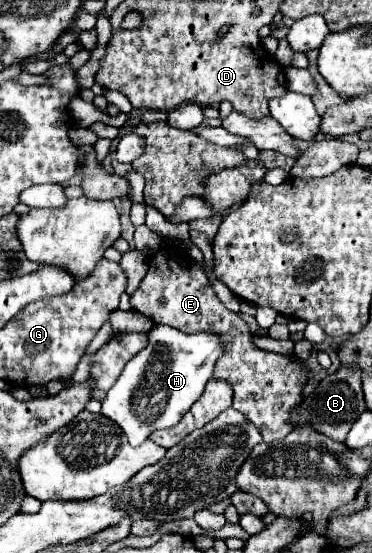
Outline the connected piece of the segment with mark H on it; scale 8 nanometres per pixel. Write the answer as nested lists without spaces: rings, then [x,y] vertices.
[[[154,325],[148,333],[148,347],[142,349],[138,355],[134,355],[118,381],[112,385],[112,389],[106,393],[102,401],[102,415],[112,419],[122,427],[128,441],[136,447],[144,439],[148,439],[156,429],[170,429],[176,425],[182,415],[192,407],[192,403],[202,395],[204,385],[210,381],[214,371],[214,361],[218,361],[224,355],[224,341],[218,333],[202,331],[202,333],[182,333],[170,325]]]

